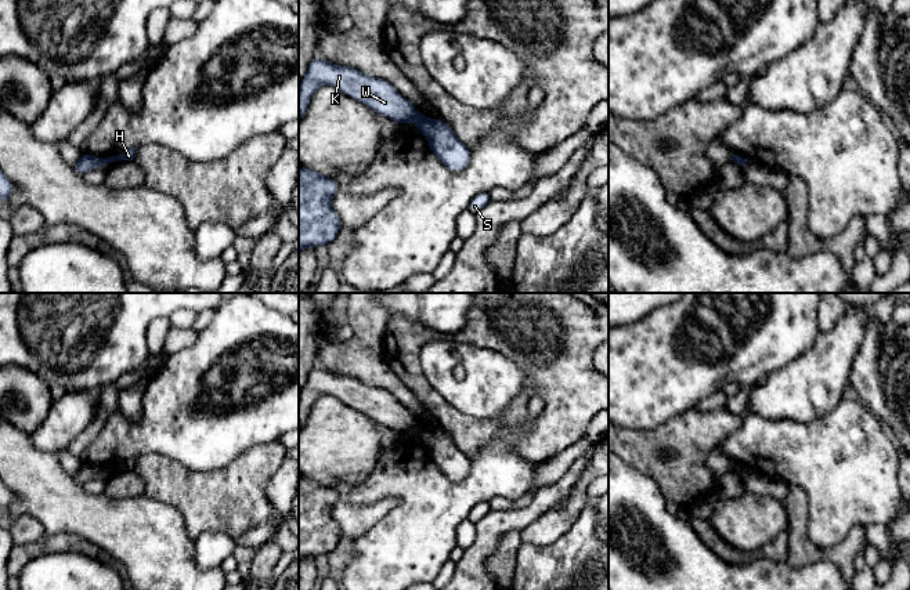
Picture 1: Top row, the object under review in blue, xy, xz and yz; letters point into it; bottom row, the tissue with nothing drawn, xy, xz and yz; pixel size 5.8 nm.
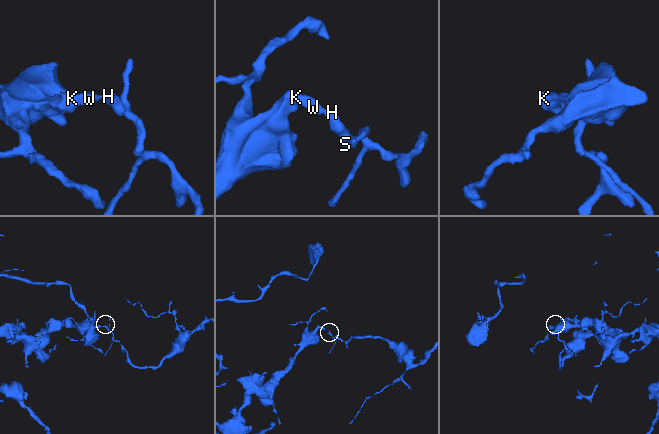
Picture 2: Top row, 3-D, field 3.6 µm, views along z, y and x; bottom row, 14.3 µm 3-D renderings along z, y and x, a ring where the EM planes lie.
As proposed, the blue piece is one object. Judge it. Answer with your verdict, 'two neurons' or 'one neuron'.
two neurons

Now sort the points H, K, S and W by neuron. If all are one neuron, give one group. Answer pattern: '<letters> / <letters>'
H S / K W

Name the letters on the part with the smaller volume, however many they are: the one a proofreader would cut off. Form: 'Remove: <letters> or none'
Remove: H, S

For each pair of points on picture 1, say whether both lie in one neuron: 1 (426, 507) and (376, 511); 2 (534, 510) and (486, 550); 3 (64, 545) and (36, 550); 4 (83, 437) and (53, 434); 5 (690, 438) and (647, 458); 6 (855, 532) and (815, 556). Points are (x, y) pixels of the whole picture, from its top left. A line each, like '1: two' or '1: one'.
1: two
2: one
3: one
4: two
5: one
6: one

